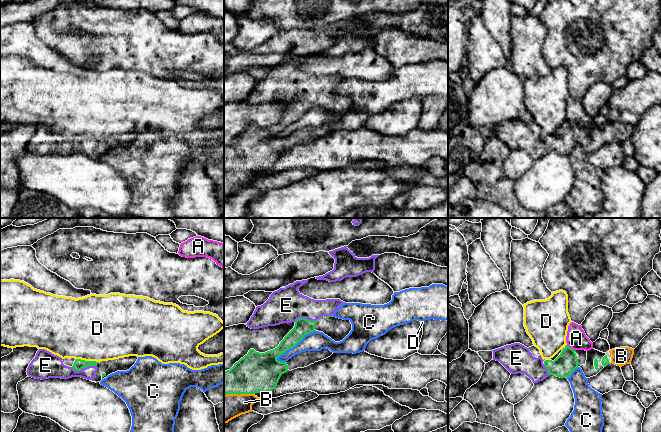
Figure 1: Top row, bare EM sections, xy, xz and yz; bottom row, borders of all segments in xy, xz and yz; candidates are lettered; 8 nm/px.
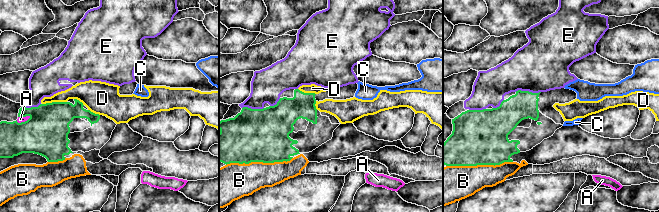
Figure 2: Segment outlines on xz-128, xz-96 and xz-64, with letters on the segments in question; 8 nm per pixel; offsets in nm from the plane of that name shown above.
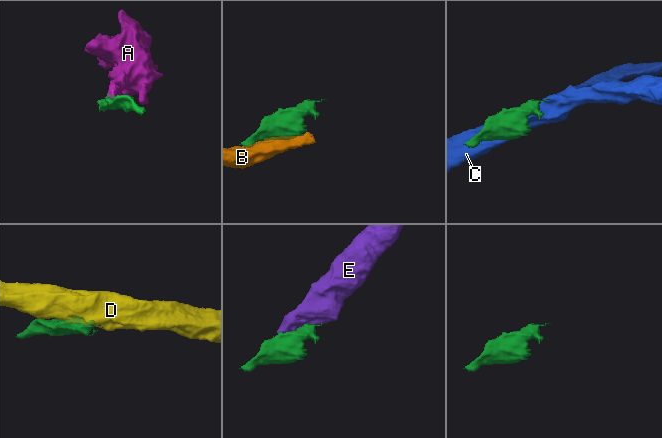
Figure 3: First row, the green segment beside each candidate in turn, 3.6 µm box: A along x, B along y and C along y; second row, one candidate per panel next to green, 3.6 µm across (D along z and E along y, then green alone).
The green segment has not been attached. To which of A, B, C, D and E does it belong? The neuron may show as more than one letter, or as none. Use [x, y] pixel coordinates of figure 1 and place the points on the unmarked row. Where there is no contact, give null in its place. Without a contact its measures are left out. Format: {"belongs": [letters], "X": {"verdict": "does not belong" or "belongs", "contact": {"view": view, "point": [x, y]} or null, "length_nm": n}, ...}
{"belongs": ["B", "E"], "A": {"verdict": "does not belong", "contact": {"view": "yz", "point": [571, 124]}, "length_nm": 80}, "B": {"verdict": "belongs", "contact": {"view": "xz", "point": [238, 170]}, "length_nm": 240}, "C": {"verdict": "does not belong", "contact": {"view": "xz", "point": [295, 121]}, "length_nm": 400}, "D": {"verdict": "does not belong", "contact": {"view": "xy", "point": [87, 137]}, "length_nm": 180}, "E": {"verdict": "belongs", "contact": {"view": "xy", "point": [83, 143]}, "length_nm": 200}}

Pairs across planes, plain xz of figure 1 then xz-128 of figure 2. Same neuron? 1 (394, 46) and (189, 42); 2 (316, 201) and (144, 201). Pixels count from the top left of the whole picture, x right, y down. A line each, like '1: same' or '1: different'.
1: same
2: different

